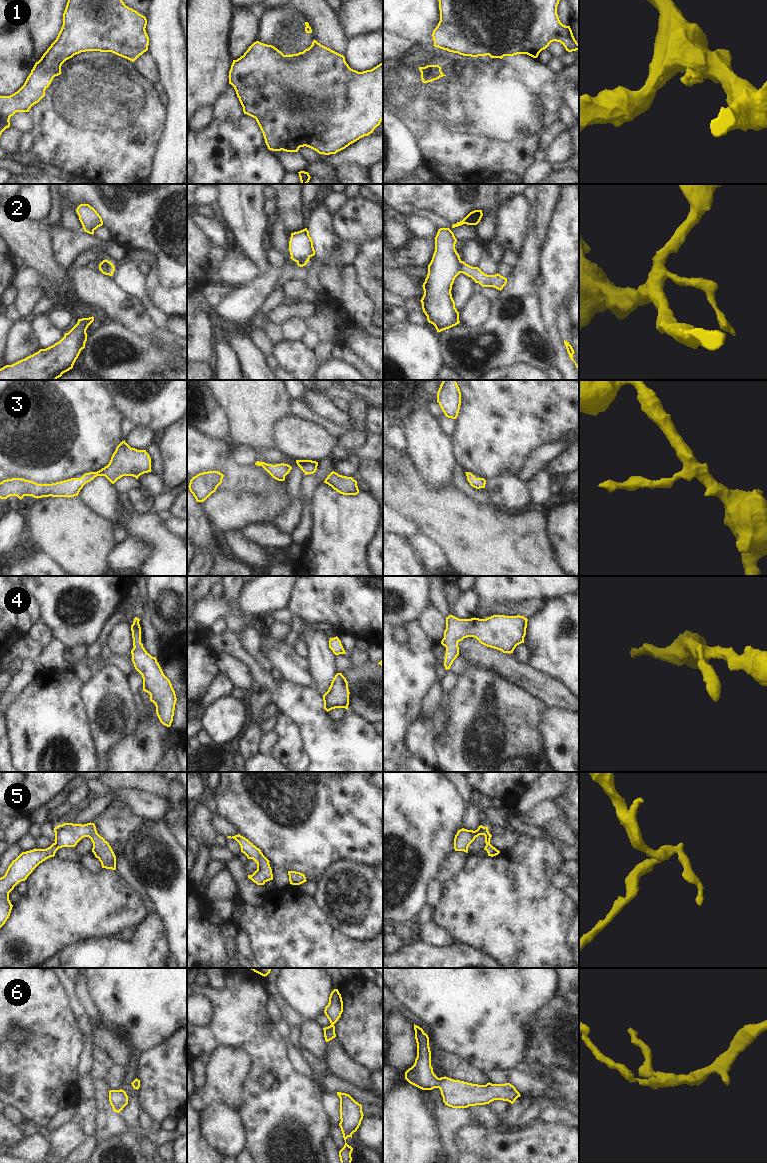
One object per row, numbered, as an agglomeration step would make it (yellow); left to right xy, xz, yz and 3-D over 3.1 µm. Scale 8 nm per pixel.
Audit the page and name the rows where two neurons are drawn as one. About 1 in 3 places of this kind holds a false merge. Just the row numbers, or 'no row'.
1, 2

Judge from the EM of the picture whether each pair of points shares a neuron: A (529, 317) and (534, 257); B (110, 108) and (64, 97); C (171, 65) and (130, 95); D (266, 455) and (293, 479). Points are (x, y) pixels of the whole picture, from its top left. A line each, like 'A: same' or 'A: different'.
A: same
B: same
C: different
D: same

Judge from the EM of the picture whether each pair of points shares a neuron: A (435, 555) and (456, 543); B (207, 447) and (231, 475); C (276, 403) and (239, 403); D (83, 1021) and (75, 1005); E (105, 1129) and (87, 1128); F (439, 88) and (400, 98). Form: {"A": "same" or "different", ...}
{"A": "different", "B": "same", "C": "same", "D": "same", "E": "different", "F": "same"}

